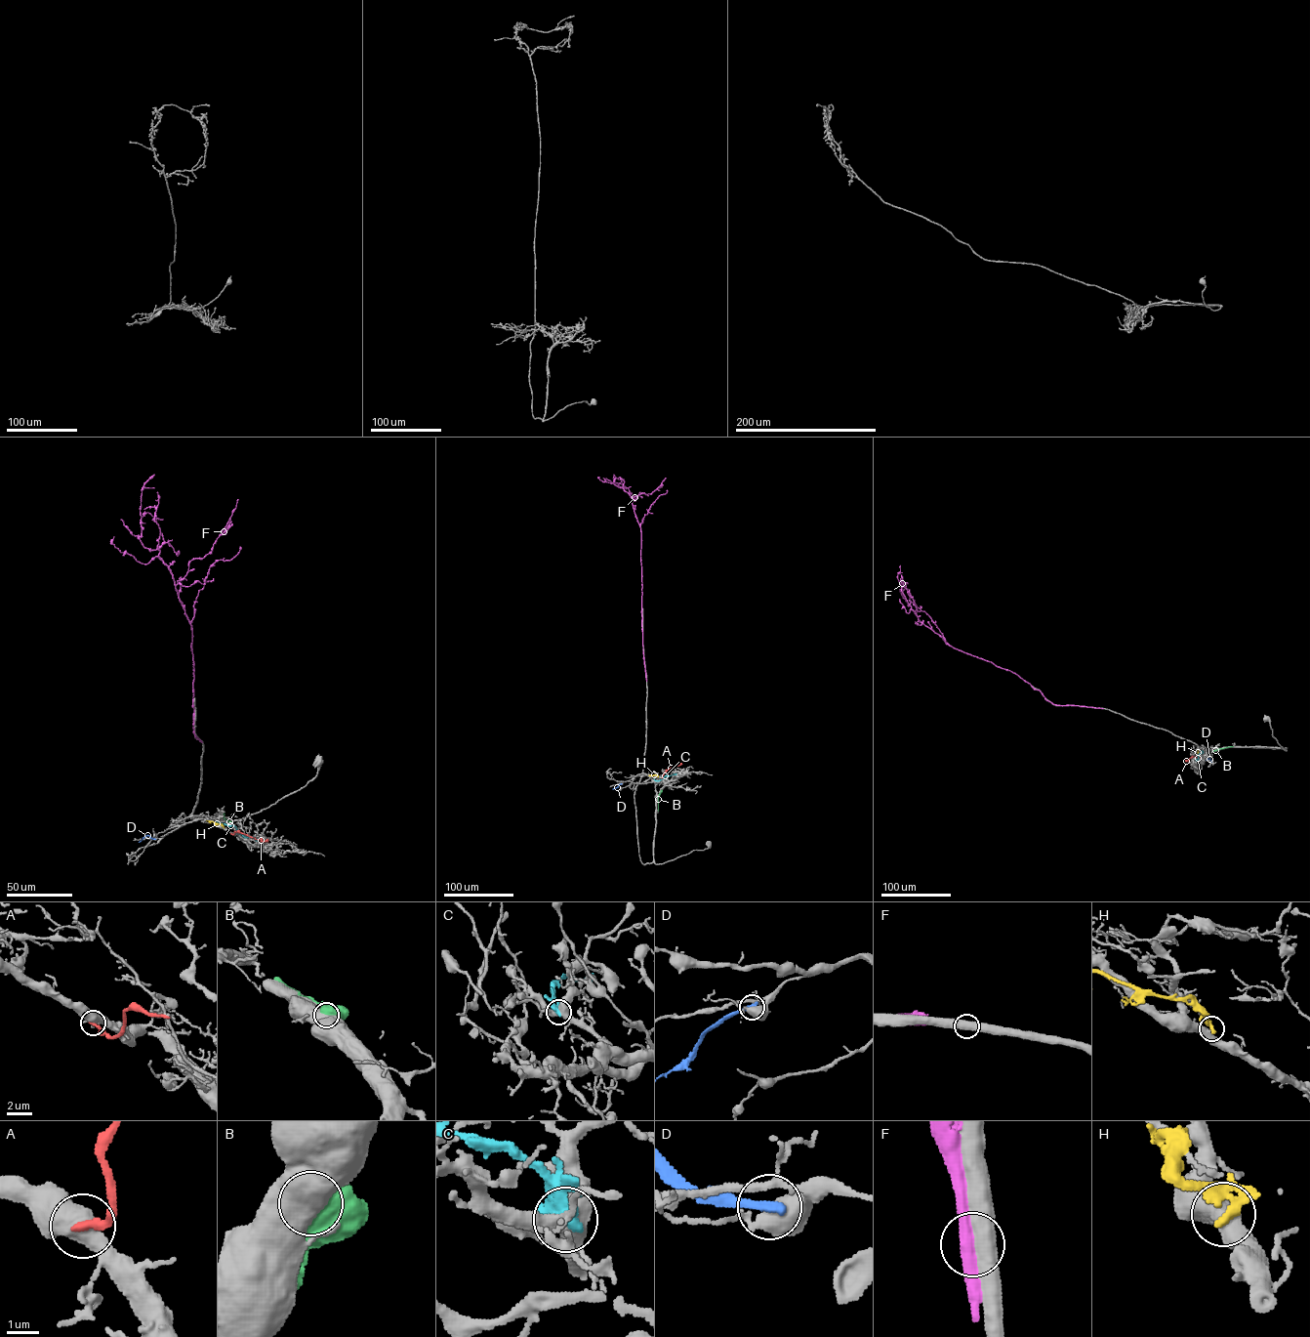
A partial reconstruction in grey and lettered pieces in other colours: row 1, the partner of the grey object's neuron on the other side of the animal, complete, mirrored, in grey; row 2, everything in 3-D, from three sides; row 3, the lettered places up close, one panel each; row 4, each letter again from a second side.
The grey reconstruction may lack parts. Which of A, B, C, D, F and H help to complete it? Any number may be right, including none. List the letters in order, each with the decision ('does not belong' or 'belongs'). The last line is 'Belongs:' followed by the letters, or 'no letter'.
A: does not belong
B: does not belong
C: does not belong
D: does not belong
F: does not belong
H: does not belong
Belongs: no letter

